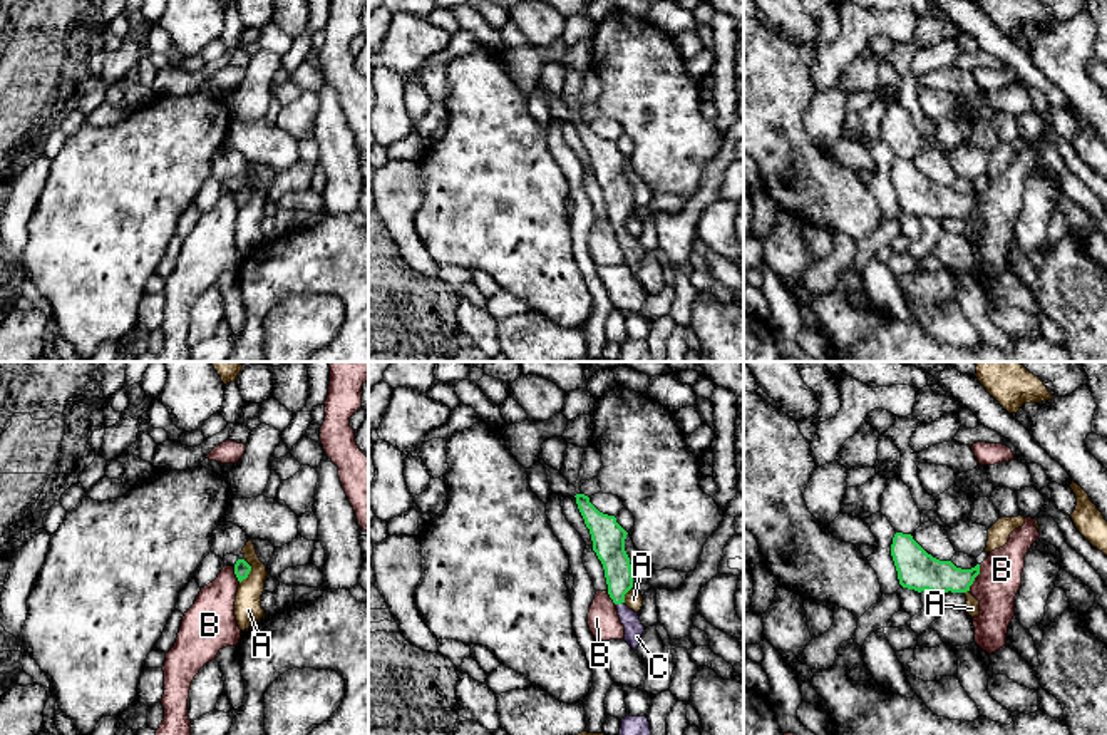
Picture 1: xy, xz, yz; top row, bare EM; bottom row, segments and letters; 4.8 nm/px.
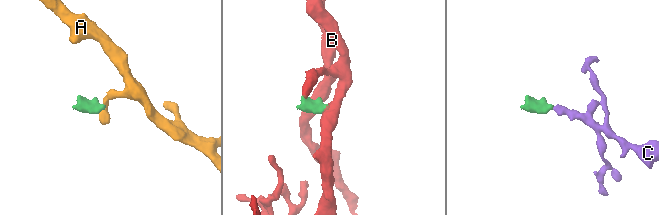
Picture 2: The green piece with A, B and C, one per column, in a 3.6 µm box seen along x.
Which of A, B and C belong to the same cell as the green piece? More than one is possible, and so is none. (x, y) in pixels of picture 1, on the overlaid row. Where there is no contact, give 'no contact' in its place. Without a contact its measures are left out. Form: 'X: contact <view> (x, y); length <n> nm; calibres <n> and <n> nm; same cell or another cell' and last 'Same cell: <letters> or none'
A: contact xy (250, 570); length 130 nm; calibres 80 and 130 nm; another cell
B: contact yz (975, 576); length 140 nm; calibres 170 and 200 nm; another cell
C: contact xz (618, 603); length 50 nm; calibres 130 and 90 nm; same cell
Same cell: C

